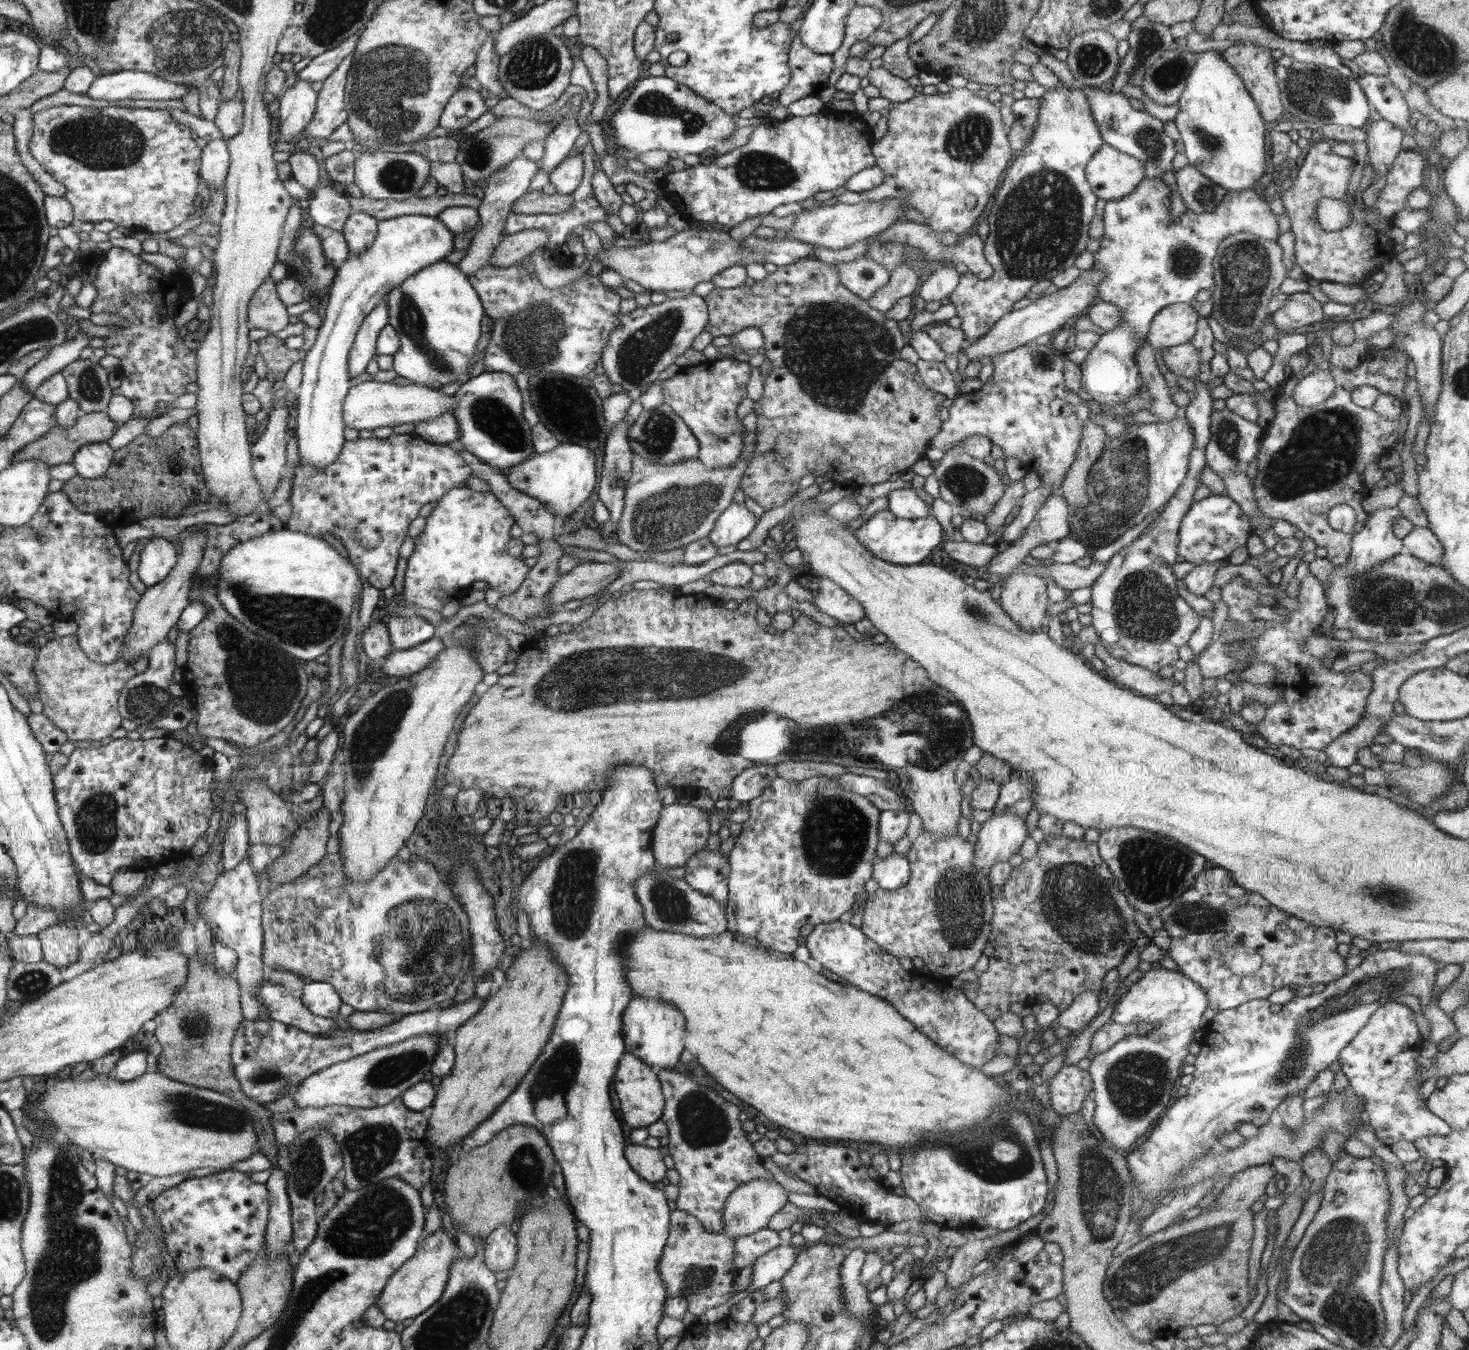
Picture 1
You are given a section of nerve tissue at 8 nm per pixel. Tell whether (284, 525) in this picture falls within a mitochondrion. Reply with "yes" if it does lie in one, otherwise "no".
no

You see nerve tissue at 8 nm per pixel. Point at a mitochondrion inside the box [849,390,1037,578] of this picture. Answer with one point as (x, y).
(967, 483)

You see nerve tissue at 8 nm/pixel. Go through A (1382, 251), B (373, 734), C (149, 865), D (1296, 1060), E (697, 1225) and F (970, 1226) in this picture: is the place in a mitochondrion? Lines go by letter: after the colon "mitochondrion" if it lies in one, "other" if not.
A: other
B: mitochondrion
C: other
D: mitochondrion
E: other
F: other

